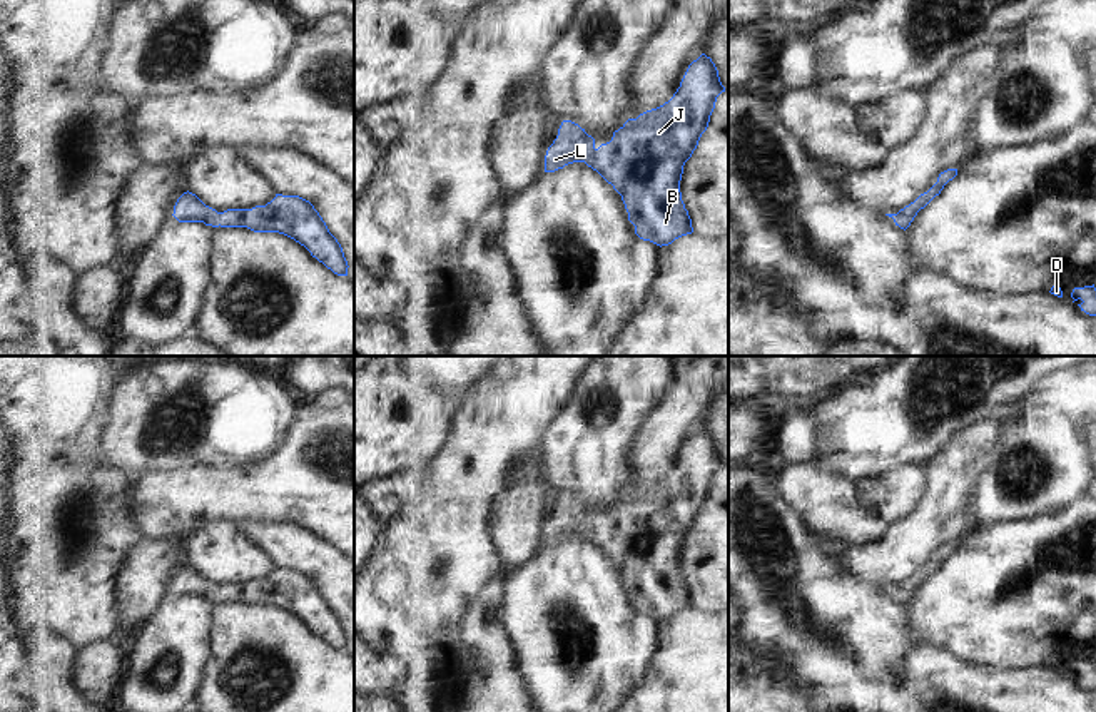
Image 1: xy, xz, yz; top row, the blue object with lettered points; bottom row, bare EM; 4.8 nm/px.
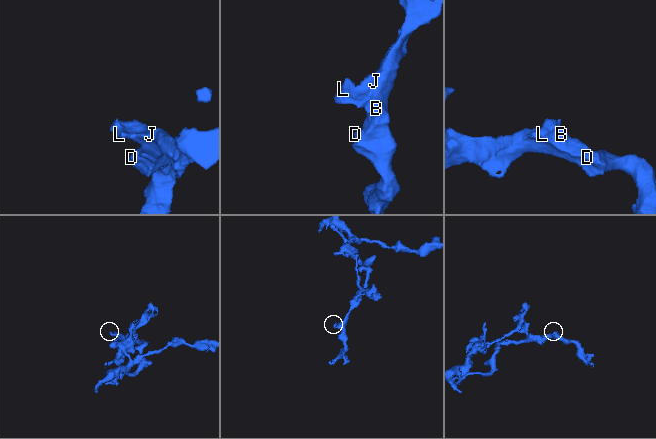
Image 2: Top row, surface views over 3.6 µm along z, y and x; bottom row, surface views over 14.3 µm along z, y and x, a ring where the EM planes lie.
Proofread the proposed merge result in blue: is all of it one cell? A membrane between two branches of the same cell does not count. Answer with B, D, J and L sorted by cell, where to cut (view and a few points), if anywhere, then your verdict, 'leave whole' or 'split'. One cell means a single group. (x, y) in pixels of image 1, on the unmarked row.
B D J L; no cut; leave whole

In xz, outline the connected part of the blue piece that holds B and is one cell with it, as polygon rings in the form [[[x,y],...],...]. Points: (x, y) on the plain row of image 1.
[[[702,428],[668,476],[628,493],[598,523],[585,503],[563,495],[546,525],[545,547],[585,537],[622,570],[635,608],[668,620],[693,607],[680,555],[722,466],[725,461],[715,438]]]

